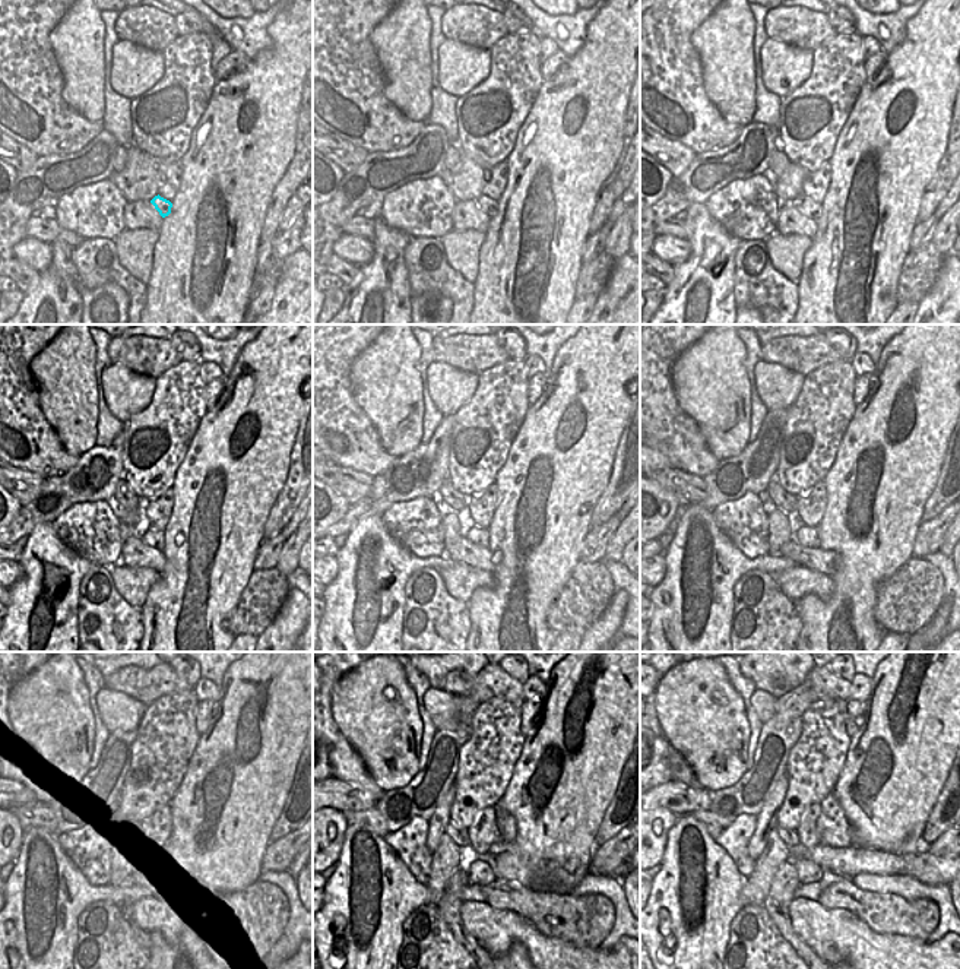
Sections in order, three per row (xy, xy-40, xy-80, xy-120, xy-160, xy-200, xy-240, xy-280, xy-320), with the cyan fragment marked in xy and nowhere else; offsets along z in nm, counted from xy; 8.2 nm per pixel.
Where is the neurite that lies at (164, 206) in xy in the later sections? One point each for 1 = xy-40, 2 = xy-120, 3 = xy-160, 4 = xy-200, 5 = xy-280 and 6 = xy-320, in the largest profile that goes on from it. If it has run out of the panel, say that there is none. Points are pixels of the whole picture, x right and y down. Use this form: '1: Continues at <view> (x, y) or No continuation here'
1: Continues at xy-40 (490, 206)
2: Continues at xy-120 (151, 537)
3: Continues at xy-160 (477, 535)
4: Continues at xy-200 (807, 537)
5: Continues at xy-280 (480, 873)
6: Continues at xy-320 (808, 871).

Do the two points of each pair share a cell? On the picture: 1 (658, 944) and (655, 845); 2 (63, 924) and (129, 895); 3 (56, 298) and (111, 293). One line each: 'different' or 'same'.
1: different
2: same
3: different

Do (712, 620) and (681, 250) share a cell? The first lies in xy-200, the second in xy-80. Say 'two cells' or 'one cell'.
two cells

